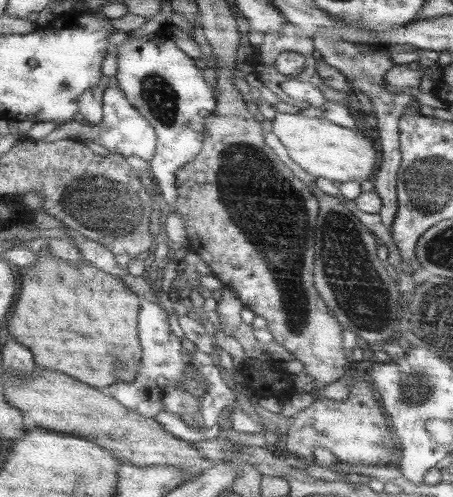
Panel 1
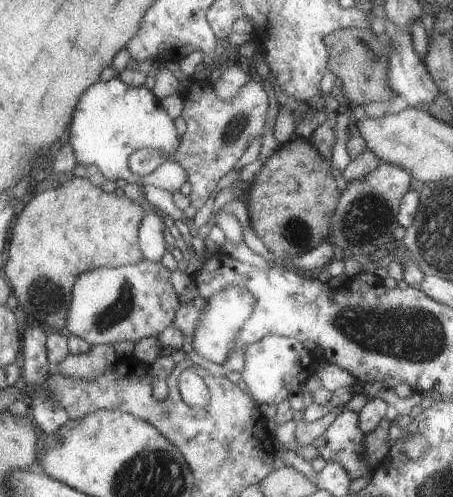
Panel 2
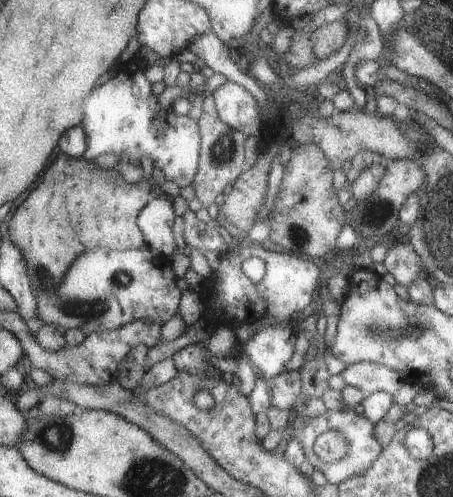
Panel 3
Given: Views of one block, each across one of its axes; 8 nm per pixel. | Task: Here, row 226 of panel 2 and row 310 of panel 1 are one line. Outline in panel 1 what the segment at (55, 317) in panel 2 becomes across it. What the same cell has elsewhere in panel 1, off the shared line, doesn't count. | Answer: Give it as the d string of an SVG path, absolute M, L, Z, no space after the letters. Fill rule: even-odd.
M37 254L37 264L33 268L25 268L21 274L21 290L9 318L9 334L19 344L29 346L29 350L35 352L37 368L63 372L85 384L105 390L109 386L115 386L117 382L133 382L137 378L137 368L145 352L139 338L141 310L143 300L135 292L131 292L121 278L95 268L89 262L71 266L57 256ZM117 362L121 362L123 366L117 368Z

